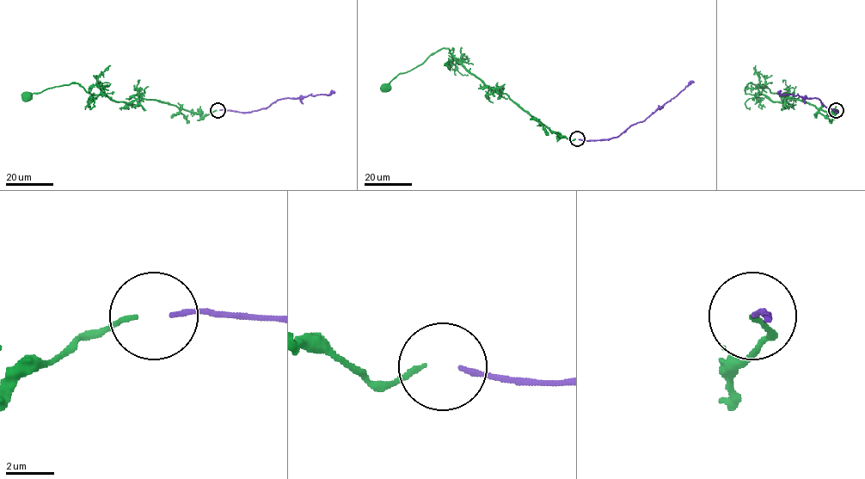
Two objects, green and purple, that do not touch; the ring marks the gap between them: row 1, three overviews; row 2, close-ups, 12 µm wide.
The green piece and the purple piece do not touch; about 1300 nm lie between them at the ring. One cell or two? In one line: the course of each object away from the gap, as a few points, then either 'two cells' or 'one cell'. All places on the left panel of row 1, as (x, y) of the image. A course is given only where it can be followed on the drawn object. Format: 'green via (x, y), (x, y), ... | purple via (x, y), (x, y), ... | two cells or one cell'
green via (217, 110), (201, 117), (156, 100), (116, 101), (106, 95), (89, 94), (77, 83), (22, 97) | purple via (219, 110), (258, 110), (266, 108), (279, 100), (329, 95), (332, 89) | one cell

